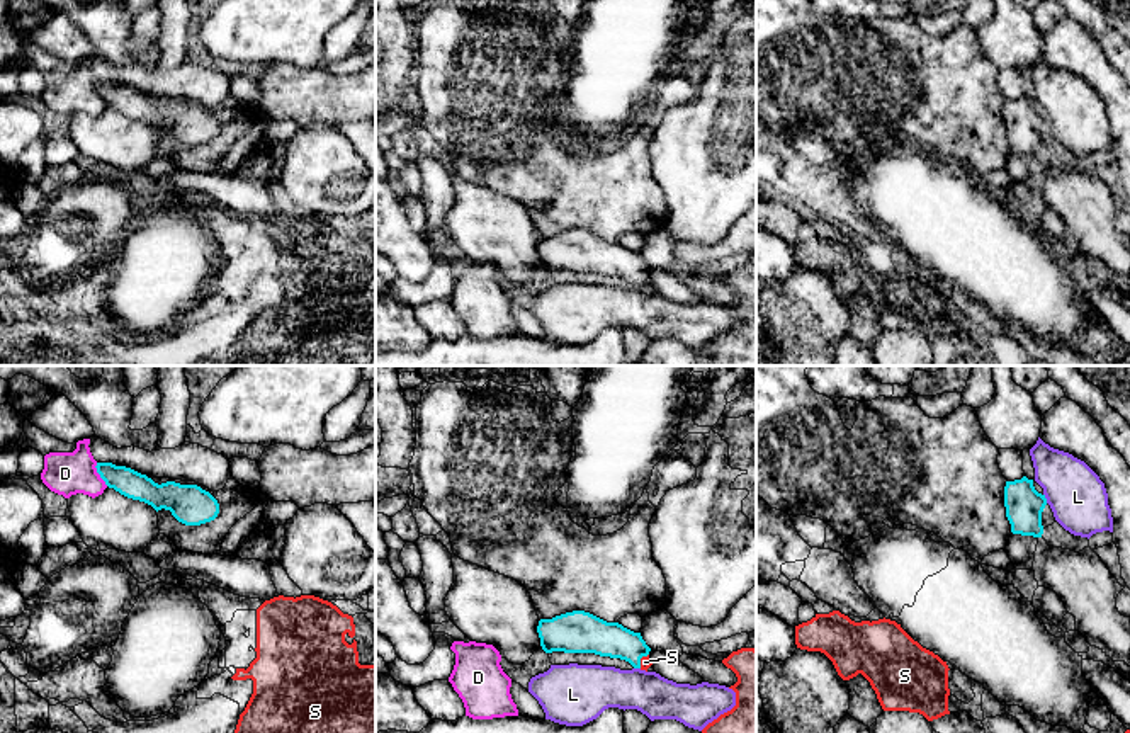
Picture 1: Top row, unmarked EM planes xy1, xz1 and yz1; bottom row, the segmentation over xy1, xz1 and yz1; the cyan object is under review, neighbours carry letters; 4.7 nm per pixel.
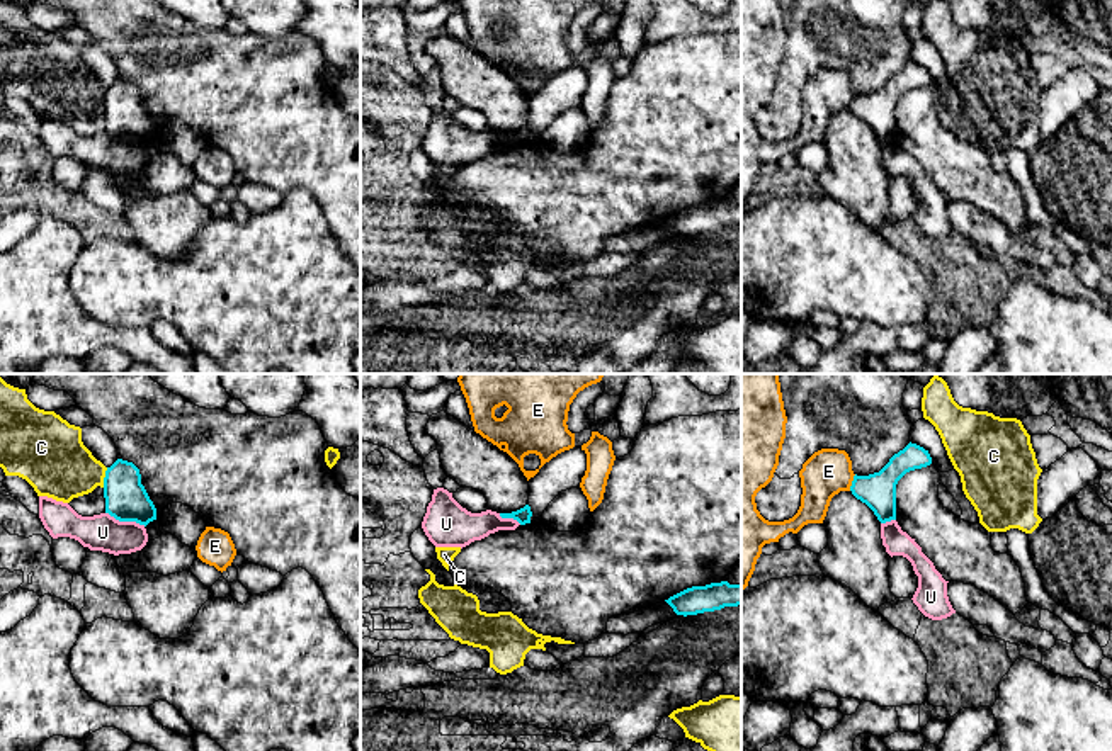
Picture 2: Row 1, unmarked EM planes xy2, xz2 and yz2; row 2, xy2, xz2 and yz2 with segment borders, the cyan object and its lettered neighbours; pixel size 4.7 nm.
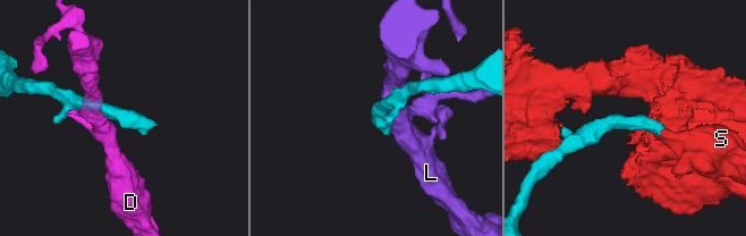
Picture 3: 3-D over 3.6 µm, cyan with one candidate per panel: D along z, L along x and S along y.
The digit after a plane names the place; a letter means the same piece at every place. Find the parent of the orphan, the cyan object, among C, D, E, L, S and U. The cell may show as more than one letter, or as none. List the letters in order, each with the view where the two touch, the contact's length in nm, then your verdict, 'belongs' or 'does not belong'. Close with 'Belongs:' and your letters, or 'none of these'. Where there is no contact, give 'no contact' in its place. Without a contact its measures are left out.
C: contact in xy2; length 100 nm; does not belong
D: contact in xy1; length 130 nm; does not belong
E: contact in yz2; length 90 nm; does not belong
L: contact in yz1; length 50 nm; does not belong
S: contact in xz1; length 80 nm; belongs
U: contact in xy2; length 200 nm; does not belong
Belongs: S

